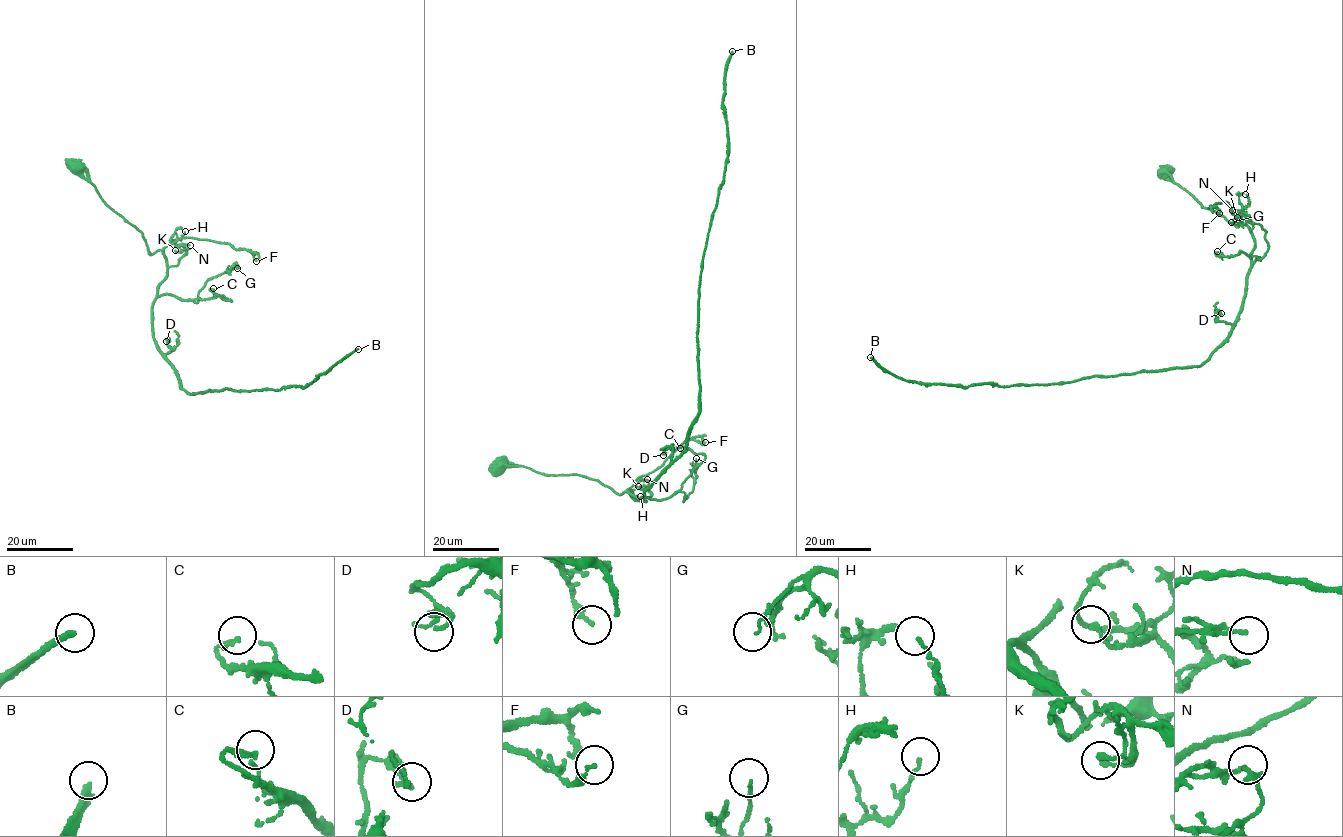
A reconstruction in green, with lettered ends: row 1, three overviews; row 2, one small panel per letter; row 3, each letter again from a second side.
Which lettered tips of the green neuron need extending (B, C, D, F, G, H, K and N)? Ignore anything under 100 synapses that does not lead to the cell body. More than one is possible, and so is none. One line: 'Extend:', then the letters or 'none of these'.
Extend: B

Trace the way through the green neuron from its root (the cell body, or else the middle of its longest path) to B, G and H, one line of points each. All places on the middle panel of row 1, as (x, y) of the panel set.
B: (501, 463), (576, 474), (645, 501), (682, 455), (698, 413), (698, 290), (728, 154), (722, 96), (732, 51)
G: (501, 463), (548, 475), (576, 474), (645, 501), (683, 492), (683, 501), (693, 487), (696, 458)
H: (501, 463), (548, 475), (576, 474), (596, 479), (618, 494), (630, 490), (635, 500), (641, 500), (640, 496)

